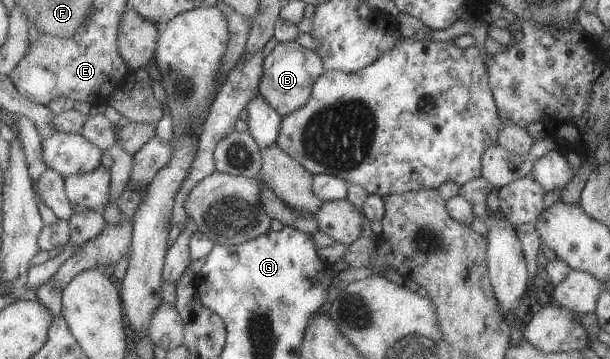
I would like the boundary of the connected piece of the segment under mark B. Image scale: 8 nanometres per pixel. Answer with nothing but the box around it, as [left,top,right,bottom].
[259,42,324,118]

